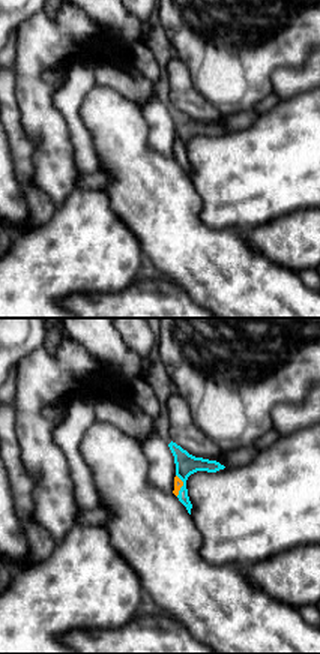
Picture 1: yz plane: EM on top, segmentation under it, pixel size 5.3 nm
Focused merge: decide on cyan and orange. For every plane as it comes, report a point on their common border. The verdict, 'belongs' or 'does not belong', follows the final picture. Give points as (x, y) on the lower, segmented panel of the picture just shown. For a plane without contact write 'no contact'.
contact (184, 485)

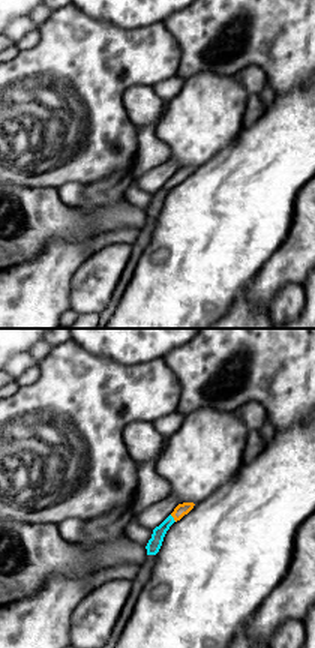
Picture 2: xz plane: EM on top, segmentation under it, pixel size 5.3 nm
contact (173, 518)

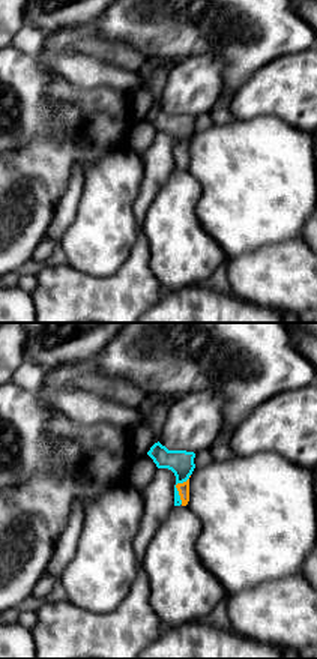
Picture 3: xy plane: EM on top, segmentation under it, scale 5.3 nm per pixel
contact (175, 487)

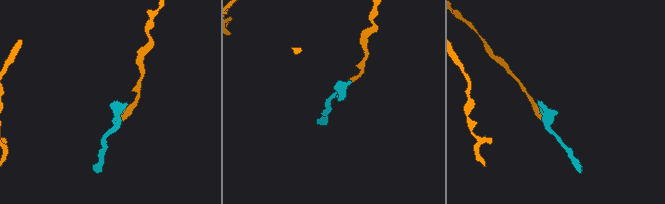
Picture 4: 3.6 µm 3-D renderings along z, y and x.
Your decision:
belongs

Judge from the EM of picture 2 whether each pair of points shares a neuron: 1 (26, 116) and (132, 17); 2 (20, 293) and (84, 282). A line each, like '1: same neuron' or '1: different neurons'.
1: different neurons
2: different neurons

